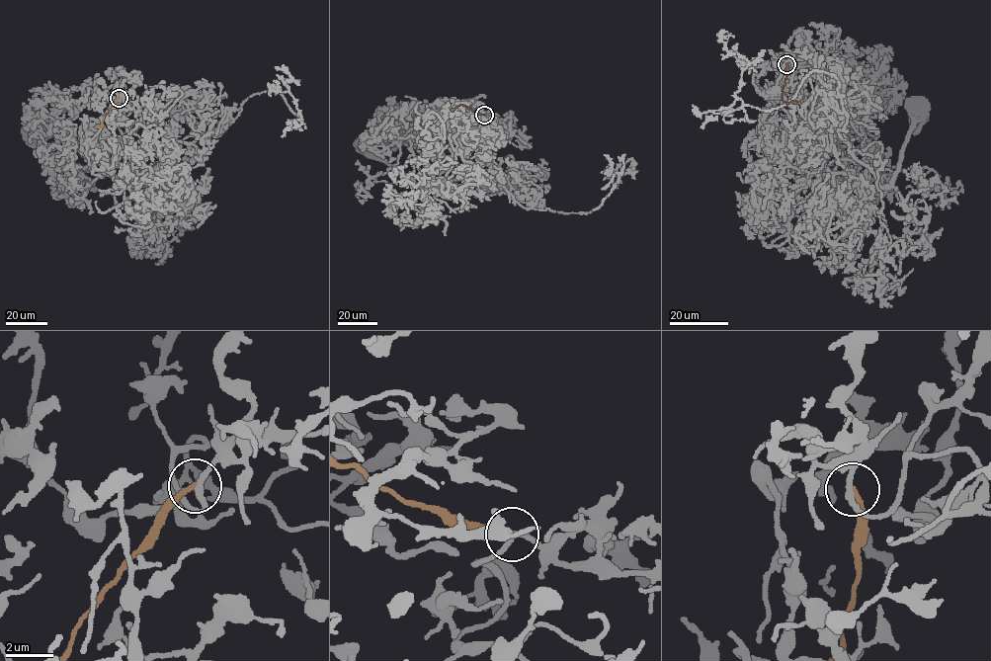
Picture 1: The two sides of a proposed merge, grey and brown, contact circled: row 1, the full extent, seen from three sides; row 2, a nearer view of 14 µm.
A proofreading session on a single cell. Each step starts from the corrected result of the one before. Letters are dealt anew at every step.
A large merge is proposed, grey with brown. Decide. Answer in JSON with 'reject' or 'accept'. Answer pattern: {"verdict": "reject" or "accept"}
{"verdict": "reject"}

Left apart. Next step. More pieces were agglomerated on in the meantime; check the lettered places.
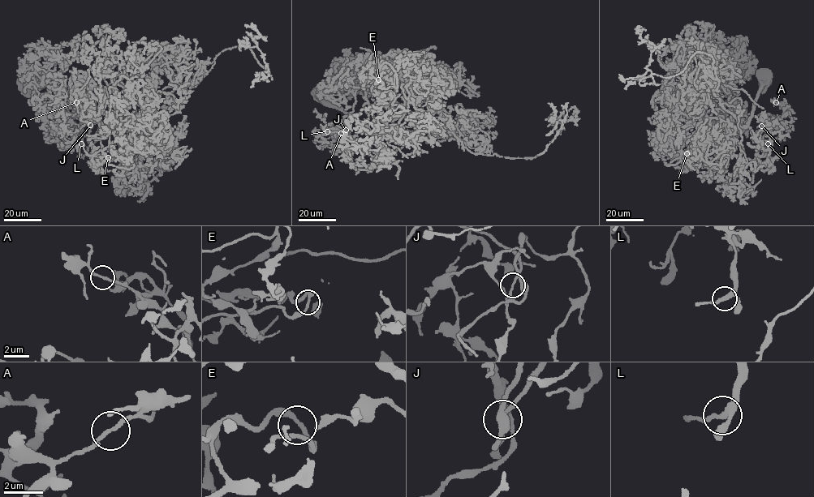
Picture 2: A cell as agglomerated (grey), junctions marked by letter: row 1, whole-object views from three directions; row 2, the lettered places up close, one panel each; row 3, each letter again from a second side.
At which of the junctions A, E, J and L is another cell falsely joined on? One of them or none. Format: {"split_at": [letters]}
{"split_at": []}

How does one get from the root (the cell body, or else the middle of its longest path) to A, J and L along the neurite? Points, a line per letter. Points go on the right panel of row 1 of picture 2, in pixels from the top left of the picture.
A: (764, 79), (746, 126), (730, 129), (729, 106), (721, 104), (773, 123), (789, 110), (776, 102)
J: (764, 79), (759, 81), (745, 126), (730, 129), (729, 106), (720, 105), (741, 116), (772, 115), (762, 126)
L: (764, 79), (745, 126), (730, 129), (729, 106), (720, 105), (741, 116), (771, 115), (768, 143)

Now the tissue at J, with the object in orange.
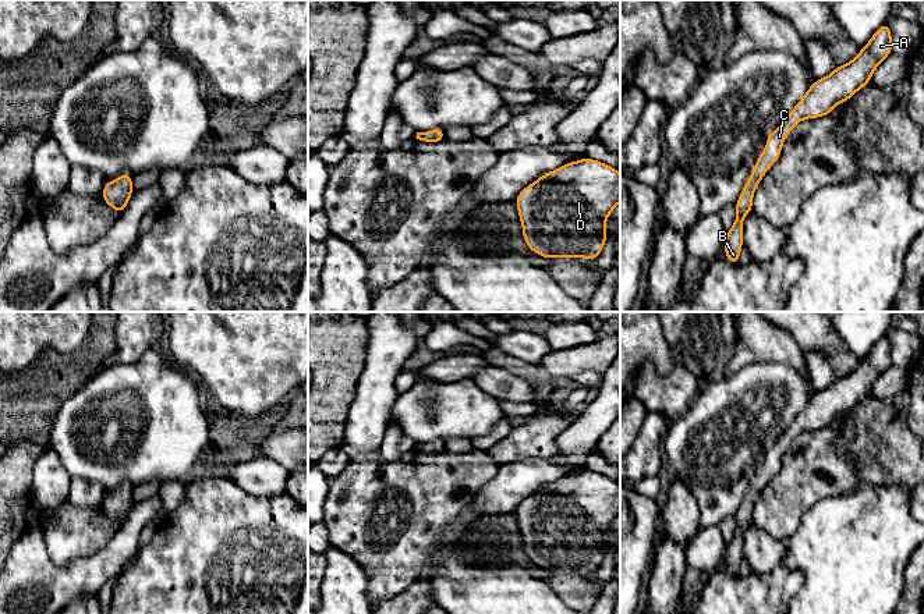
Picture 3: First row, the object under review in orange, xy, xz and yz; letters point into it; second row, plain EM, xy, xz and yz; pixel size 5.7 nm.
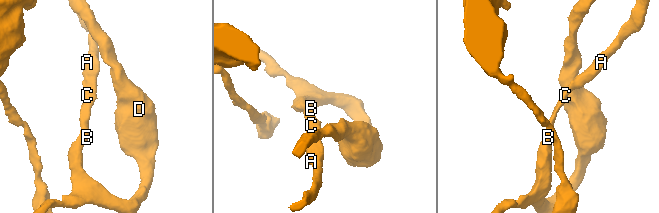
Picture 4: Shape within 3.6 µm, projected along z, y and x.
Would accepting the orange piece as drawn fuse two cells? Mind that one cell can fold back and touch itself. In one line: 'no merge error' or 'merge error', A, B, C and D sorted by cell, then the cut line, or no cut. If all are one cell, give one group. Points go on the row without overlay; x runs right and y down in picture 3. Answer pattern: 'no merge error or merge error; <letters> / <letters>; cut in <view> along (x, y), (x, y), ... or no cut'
no merge error; A B C D; no cut

